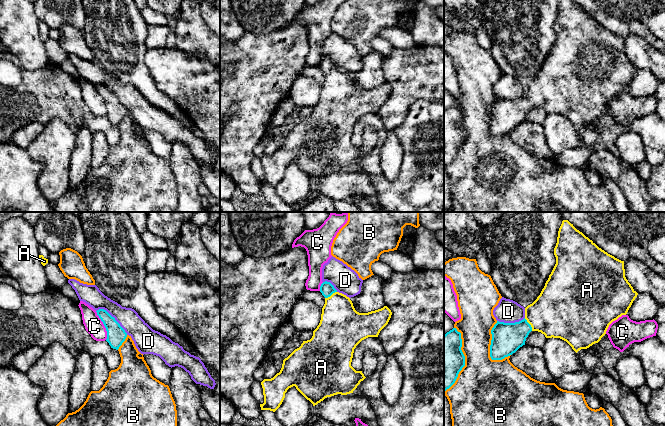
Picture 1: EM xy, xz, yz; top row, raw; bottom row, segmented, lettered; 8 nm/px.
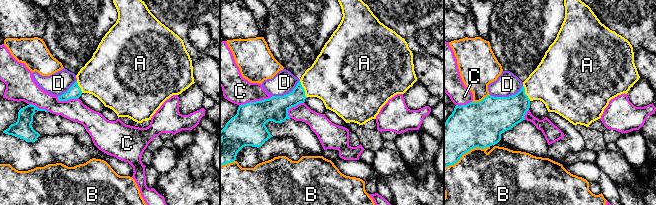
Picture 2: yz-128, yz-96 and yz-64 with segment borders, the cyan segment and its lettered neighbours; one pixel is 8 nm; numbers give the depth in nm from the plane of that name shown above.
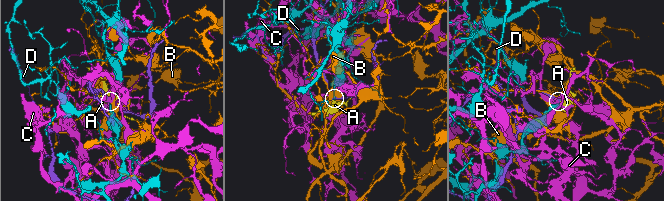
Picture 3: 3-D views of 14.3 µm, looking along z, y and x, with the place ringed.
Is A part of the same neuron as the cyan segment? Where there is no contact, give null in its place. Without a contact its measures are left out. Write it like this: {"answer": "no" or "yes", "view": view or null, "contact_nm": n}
{"answer": "yes", "view": "yz", "contact_nm": 120}

